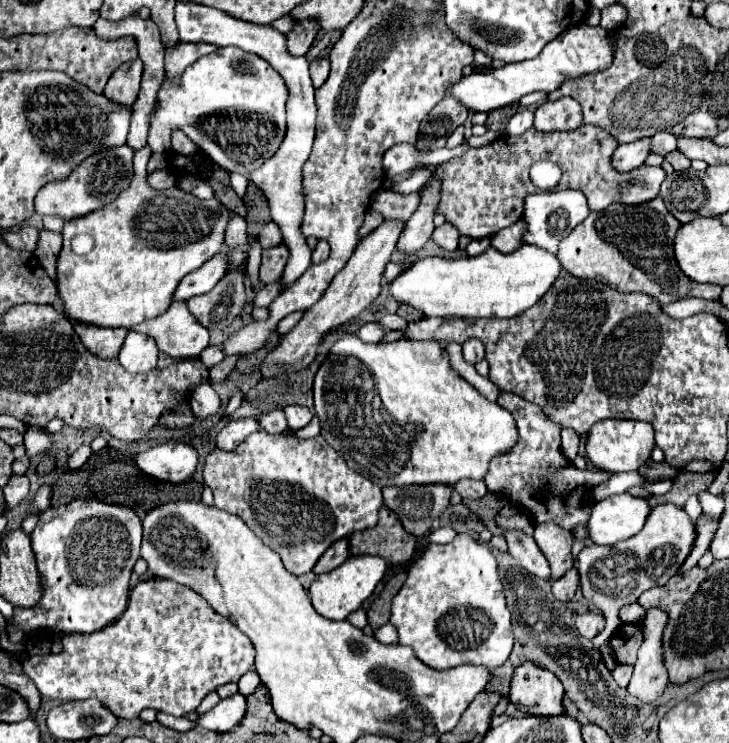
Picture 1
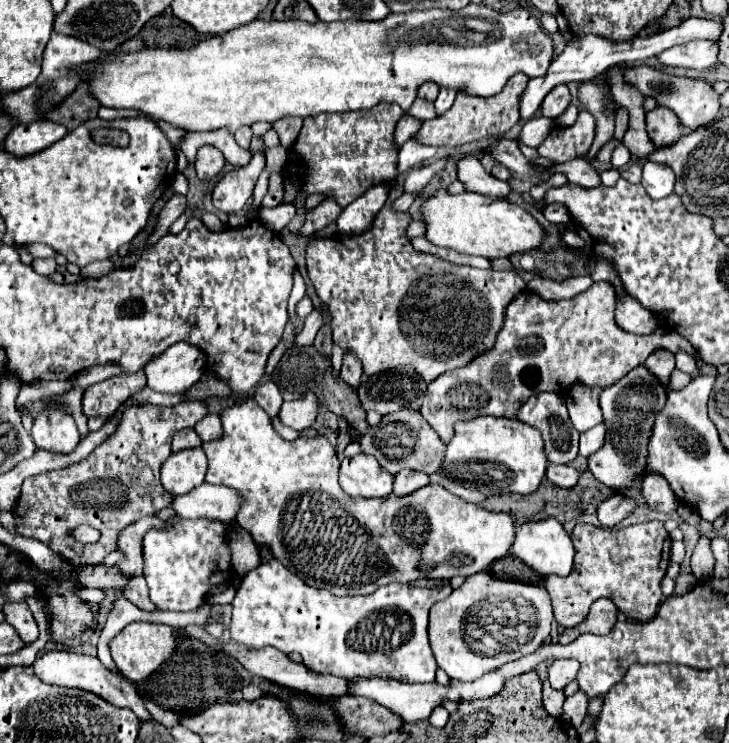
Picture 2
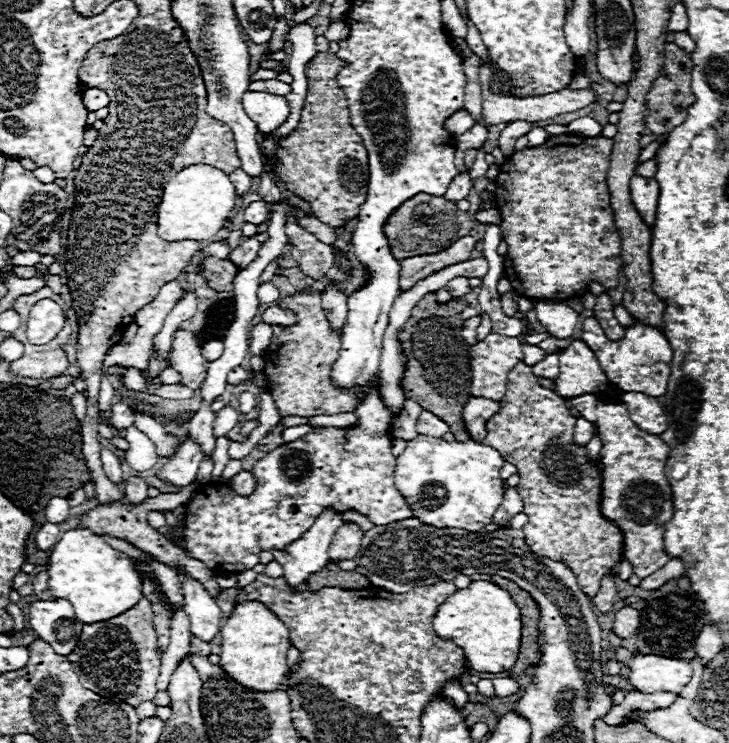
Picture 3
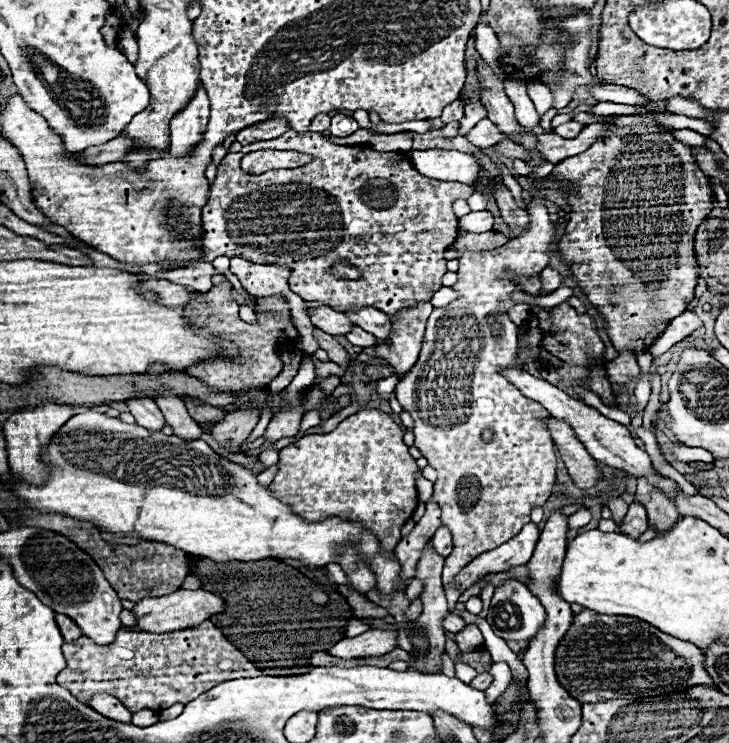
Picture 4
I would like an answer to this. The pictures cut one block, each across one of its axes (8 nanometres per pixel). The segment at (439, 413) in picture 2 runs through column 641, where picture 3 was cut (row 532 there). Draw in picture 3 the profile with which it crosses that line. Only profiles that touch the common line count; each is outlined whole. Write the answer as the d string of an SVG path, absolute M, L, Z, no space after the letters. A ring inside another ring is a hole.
M342 524L336 530L336 536L332 538L332 544L328 548L330 560L352 560L360 550L362 538L364 532L358 524Z

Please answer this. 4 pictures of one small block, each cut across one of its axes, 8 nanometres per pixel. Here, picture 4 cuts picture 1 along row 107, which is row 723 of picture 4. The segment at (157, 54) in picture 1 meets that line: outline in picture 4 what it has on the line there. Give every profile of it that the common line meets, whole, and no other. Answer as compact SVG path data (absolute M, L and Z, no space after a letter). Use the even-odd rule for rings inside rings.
M142 710L142 712L136 712L136 714L132 716L132 722L134 722L136 726L150 726L150 724L158 722L158 714L152 712L152 710Z

